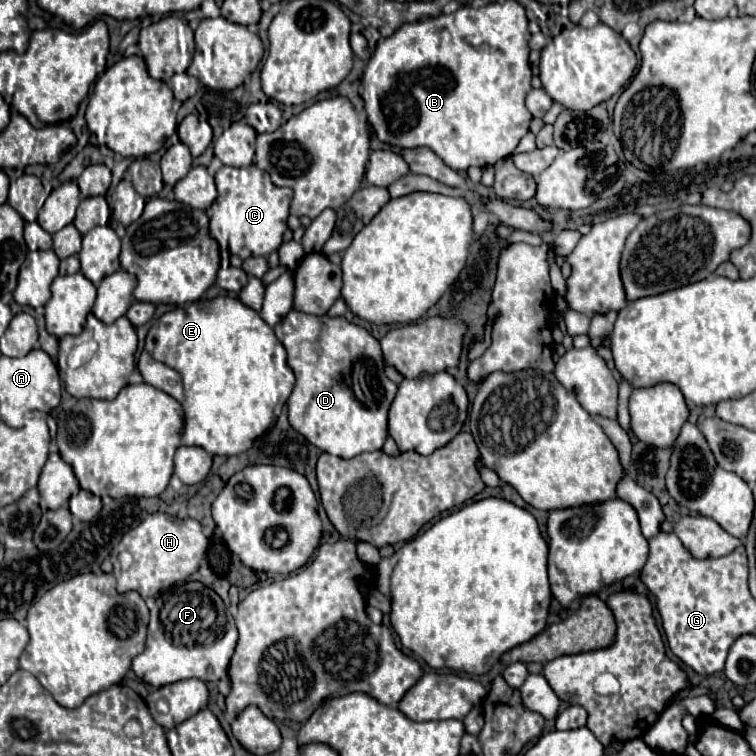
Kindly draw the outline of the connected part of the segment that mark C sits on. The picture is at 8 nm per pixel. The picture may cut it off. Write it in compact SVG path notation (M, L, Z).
M256 164L248 168L222 166L216 172L218 198L212 204L210 214L210 234L216 238L221 249L240 256L242 260L250 256L270 256L280 244L282 234L288 230L288 206L292 200L290 188L278 188L272 184L268 172L260 170Z

